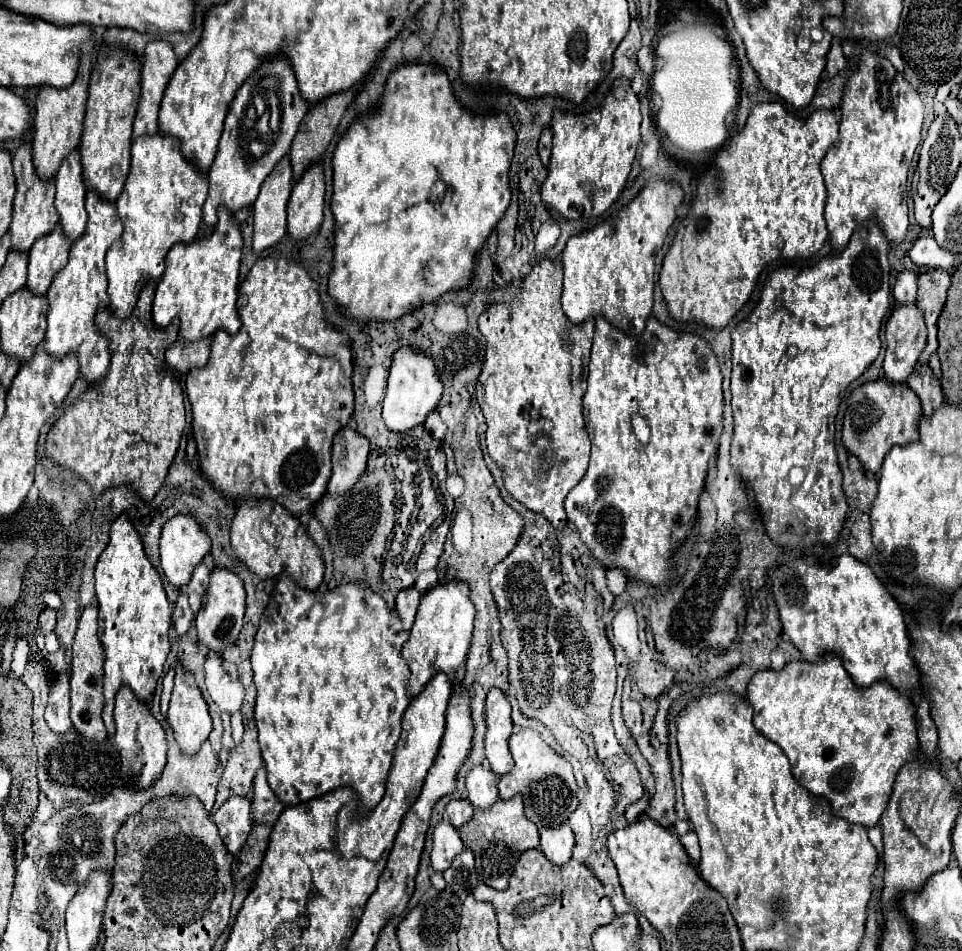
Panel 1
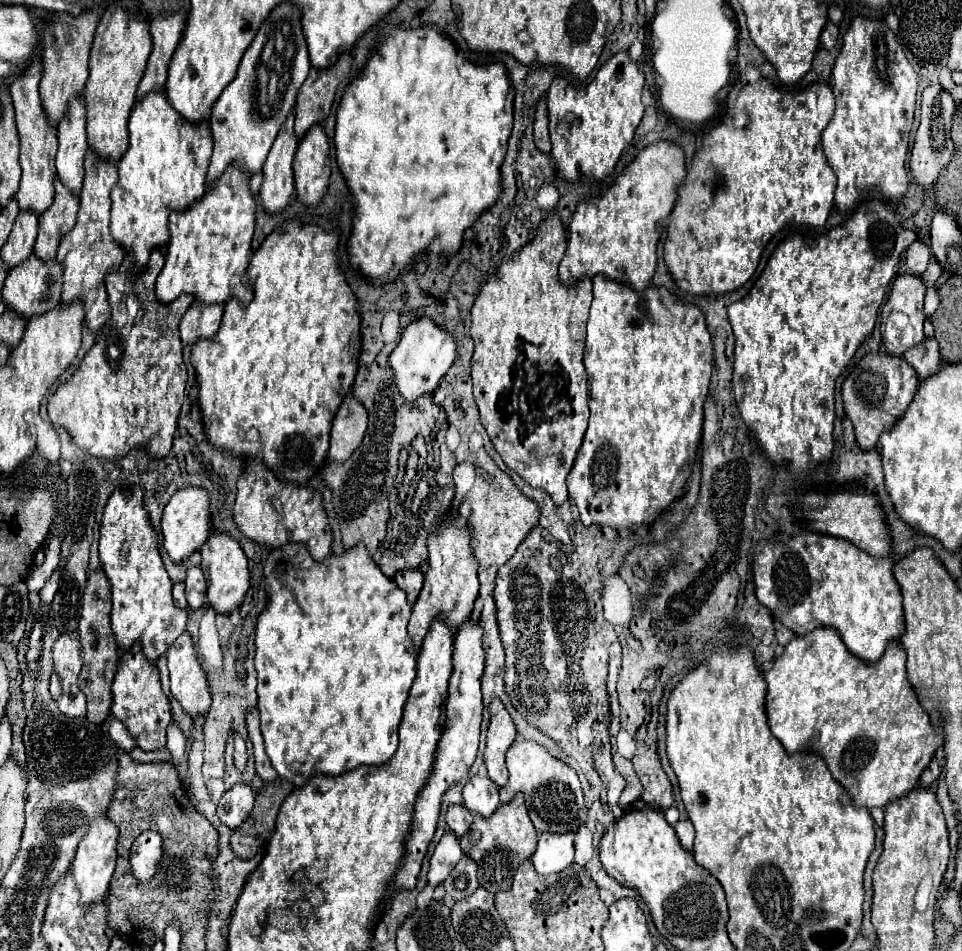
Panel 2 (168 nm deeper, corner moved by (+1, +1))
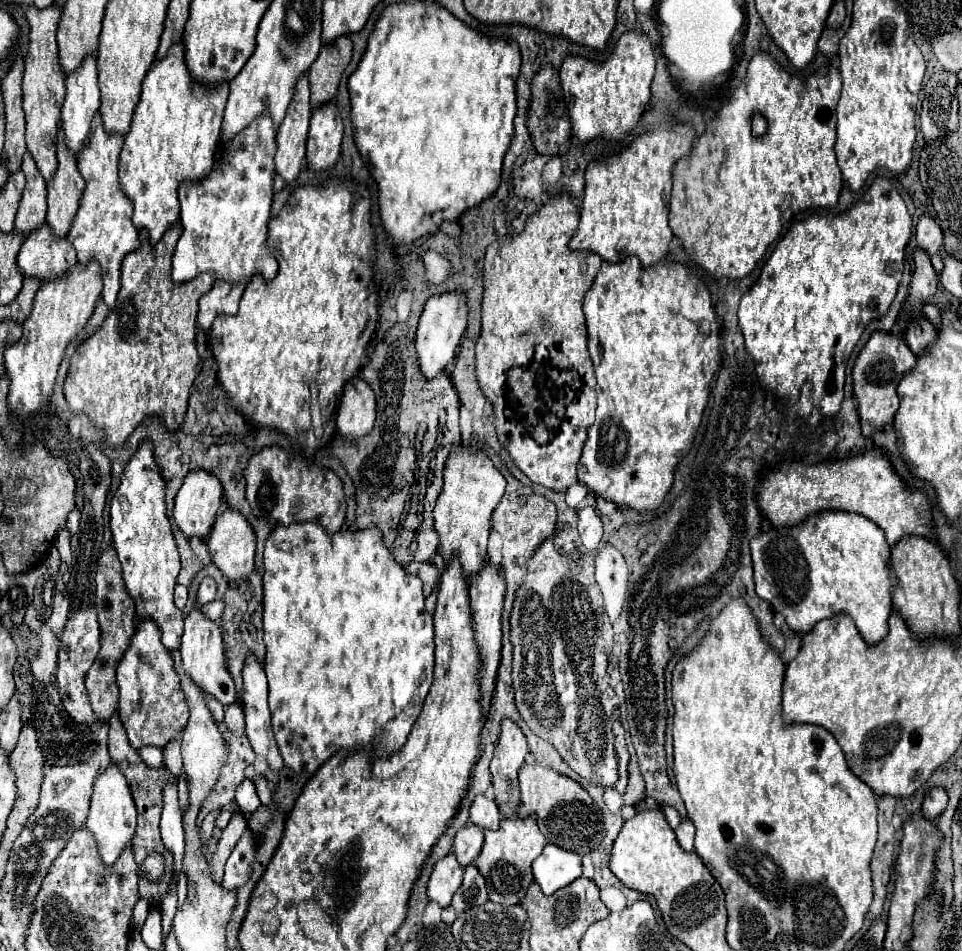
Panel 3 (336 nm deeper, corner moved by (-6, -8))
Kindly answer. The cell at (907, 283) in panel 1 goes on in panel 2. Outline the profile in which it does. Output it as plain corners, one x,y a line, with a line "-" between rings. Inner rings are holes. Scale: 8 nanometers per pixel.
918,238
914,244
908,246
906,250
906,272
914,272
914,274
922,274
928,266
928,260
930,260
930,248

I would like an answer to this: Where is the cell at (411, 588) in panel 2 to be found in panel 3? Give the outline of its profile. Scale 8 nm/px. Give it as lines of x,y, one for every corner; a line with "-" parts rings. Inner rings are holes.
409,563
405,567
405,571
423,581
423,595
425,597
433,591
433,587
437,583
437,575
439,575
439,571
437,571
437,567
433,563

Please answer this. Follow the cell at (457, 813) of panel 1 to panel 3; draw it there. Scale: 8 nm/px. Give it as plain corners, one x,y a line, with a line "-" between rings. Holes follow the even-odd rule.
471,823
457,829
455,855
463,867
471,865
475,861
475,857
481,851
481,845
483,845
483,829
479,829
477,825
471,825

